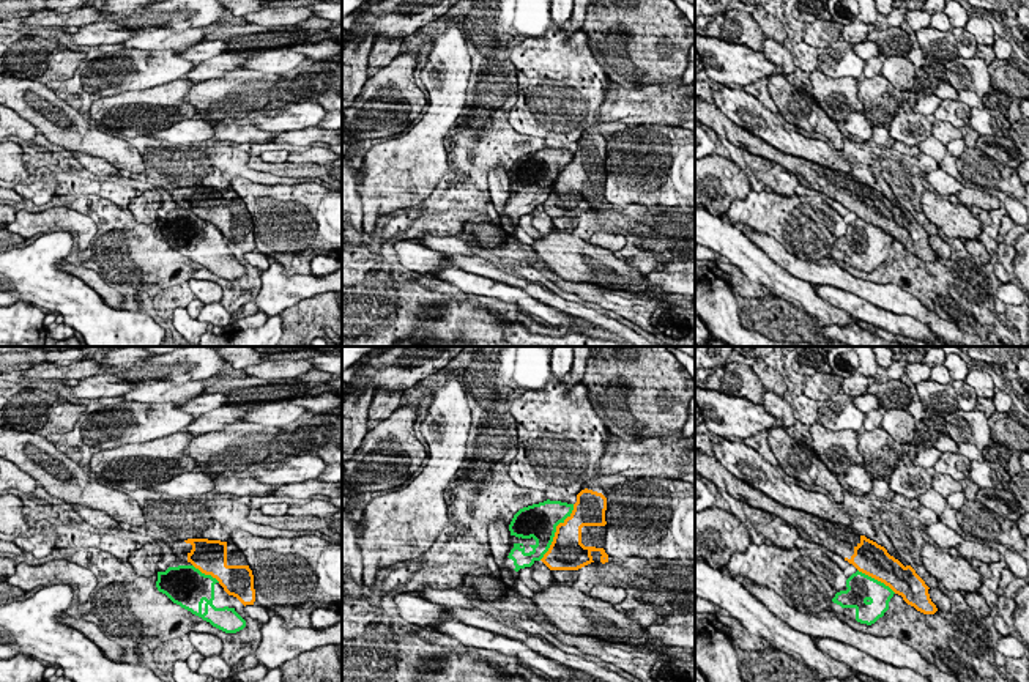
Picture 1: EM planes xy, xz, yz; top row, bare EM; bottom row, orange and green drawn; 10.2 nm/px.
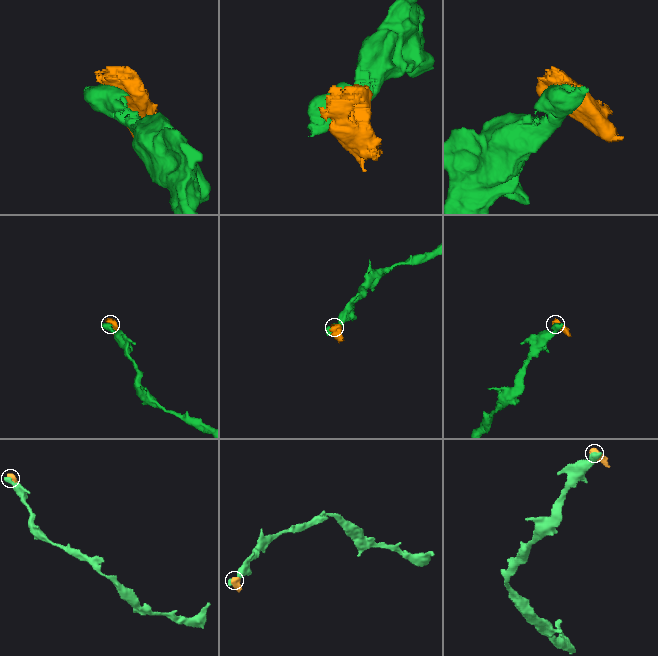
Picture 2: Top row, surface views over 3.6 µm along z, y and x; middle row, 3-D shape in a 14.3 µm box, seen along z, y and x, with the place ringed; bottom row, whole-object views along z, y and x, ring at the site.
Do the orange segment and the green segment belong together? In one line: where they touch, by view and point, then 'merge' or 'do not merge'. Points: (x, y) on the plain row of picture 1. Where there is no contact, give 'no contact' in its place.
xz (555, 180) | do not merge

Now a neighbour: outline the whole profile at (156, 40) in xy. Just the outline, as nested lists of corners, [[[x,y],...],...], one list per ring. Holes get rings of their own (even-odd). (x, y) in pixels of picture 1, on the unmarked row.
[[[197,27],[183,32],[175,32],[172,28],[154,28],[137,33],[120,46],[139,50],[173,50],[181,54],[186,49],[205,41],[205,35],[210,28],[211,27]]]

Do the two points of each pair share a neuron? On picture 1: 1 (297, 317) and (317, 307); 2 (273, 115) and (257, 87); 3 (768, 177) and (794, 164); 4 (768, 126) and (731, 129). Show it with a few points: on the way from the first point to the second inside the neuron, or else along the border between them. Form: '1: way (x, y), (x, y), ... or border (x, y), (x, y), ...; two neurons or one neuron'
1: way (301, 317), (308, 317), (312, 312); one neuron
2: border (274, 100), (249, 115); two neurons
3: border (752, 153), (776, 161), (790, 170), (799, 183); two neurons
4: border (722, 112), (772, 147); two neurons

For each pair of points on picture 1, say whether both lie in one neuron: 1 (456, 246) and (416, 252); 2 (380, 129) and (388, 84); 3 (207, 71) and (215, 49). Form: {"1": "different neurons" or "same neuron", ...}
{"1": "different neurons", "2": "same neuron", "3": "different neurons"}

